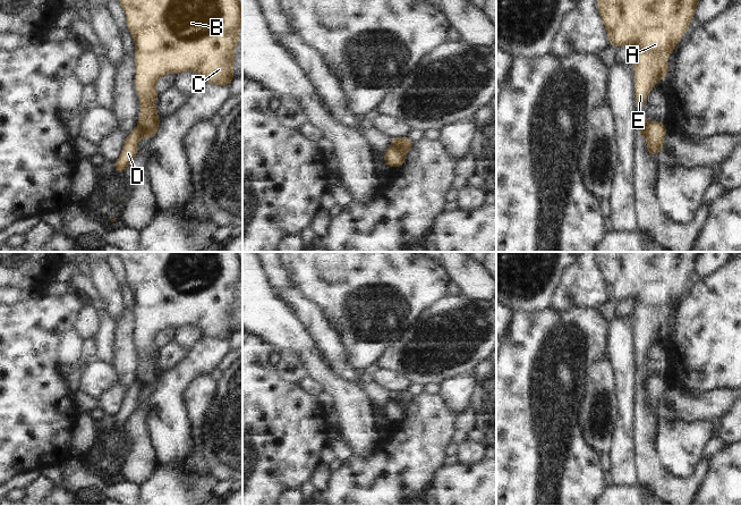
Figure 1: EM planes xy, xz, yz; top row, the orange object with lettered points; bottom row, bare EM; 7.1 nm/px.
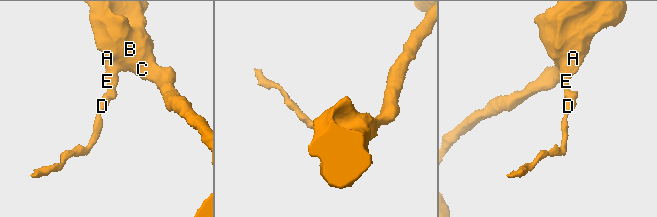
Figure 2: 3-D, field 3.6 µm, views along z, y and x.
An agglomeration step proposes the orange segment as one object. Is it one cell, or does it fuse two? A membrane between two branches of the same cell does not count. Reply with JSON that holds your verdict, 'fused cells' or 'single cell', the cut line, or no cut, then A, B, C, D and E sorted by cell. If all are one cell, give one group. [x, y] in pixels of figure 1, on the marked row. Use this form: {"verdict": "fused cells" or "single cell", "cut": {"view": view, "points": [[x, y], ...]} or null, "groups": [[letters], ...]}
{"verdict": "fused cells", "cut": {"view": "xz", "points": [[391, 145], [403, 155]]}, "groups": [["A", "B", "C", "E"], ["D"]]}

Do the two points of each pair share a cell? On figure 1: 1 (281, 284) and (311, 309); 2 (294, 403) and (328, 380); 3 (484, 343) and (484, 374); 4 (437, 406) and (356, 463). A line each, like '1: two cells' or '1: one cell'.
1: two cells
2: two cells
3: two cells
4: one cell

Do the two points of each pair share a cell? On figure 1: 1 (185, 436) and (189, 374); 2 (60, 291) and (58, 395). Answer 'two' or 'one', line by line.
1: one
2: two

